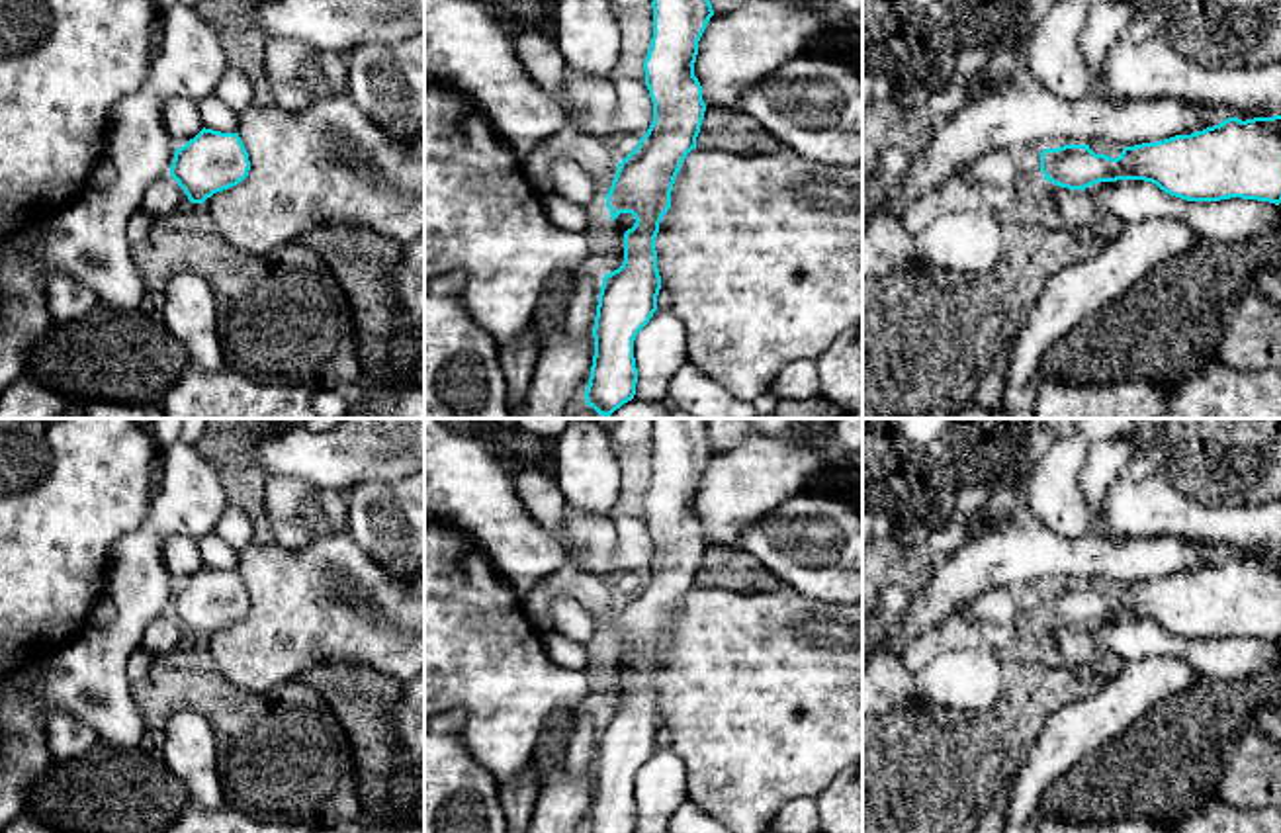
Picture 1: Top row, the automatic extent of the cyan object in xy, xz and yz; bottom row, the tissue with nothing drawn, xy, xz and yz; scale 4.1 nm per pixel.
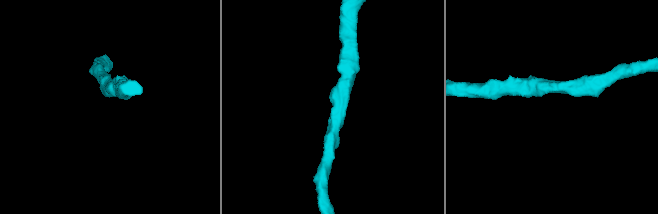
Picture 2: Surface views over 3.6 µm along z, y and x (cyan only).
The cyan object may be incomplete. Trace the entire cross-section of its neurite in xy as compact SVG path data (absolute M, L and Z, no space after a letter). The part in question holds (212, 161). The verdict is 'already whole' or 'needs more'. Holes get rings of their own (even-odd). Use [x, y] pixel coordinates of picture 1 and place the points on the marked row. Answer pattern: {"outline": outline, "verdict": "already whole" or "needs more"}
{"outline": "M201 129L176 149L170 176L192 203L203 203L248 176L250 160L239 133Z", "verdict": "already whole"}

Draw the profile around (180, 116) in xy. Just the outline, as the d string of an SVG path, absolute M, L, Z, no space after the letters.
M174 96L164 102L162 123L176 149L184 147L203 129L198 102L186 96Z

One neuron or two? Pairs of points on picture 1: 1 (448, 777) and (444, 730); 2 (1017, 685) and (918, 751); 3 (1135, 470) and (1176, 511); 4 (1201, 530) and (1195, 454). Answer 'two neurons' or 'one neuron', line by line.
1: one neuron
2: one neuron
3: two neurons
4: two neurons

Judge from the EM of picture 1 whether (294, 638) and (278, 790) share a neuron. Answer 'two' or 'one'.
two

